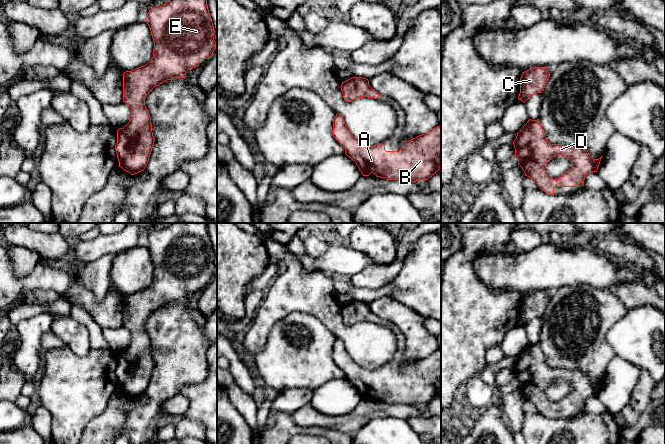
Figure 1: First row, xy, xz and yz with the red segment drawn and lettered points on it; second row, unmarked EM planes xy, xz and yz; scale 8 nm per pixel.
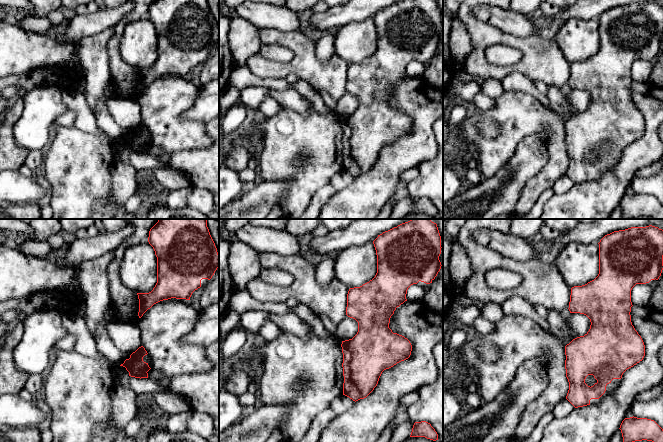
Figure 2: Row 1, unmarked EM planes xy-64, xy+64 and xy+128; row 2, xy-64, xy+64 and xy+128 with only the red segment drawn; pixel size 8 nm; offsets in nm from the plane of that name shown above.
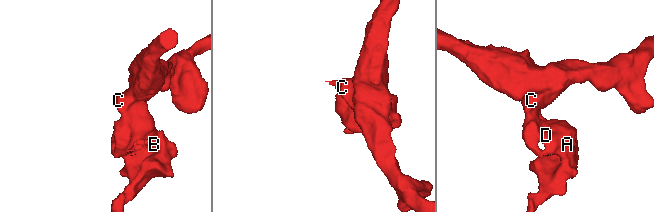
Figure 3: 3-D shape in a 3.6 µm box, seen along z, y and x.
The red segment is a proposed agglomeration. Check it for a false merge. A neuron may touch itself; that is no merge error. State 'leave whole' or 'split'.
leave whole

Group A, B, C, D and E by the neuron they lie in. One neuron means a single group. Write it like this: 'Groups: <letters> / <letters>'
Groups: A B C D E

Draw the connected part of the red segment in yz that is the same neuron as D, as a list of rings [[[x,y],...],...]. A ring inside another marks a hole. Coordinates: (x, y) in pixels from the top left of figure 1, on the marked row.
[[[529,119],[513,141],[518,165],[525,176],[530,177],[542,191],[554,195],[555,187],[581,187],[587,174],[597,172],[602,156],[593,159],[581,146],[551,144],[545,137],[539,121]],[[555,156],[564,156],[572,161],[572,167],[558,179],[550,178],[544,166]]]

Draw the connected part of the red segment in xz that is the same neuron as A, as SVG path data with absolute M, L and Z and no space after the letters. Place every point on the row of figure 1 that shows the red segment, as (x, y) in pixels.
M337 113L333 137L345 149L363 176L371 173L386 180L428 180L441 167L441 126L402 142L399 151L386 151L385 144L367 146L358 141Z

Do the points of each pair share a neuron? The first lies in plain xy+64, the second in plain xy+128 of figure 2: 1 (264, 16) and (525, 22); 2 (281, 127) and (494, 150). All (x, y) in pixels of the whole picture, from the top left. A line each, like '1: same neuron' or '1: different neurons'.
1: same neuron
2: same neuron

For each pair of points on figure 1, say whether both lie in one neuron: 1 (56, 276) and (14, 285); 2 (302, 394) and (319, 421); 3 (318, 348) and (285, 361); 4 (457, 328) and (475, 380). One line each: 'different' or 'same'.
1: same
2: different
3: same
4: different

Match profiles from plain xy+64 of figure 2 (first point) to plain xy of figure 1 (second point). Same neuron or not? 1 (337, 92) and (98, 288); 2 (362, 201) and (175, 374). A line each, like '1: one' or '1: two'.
1: two
2: one

